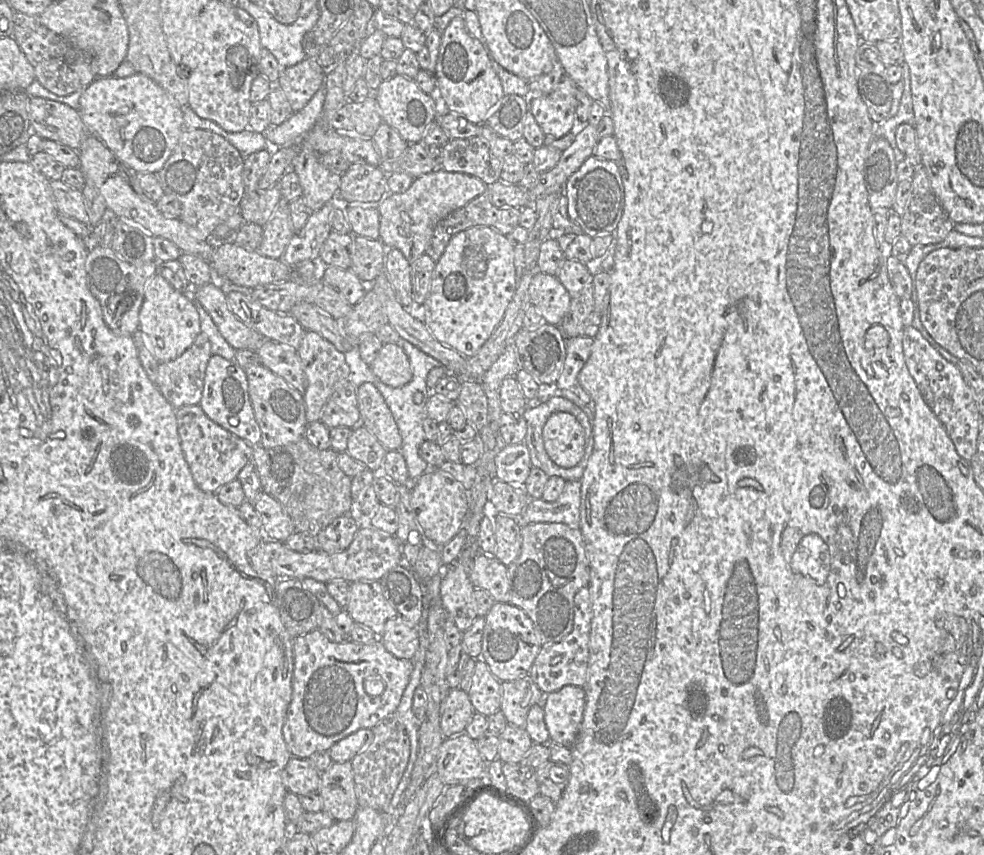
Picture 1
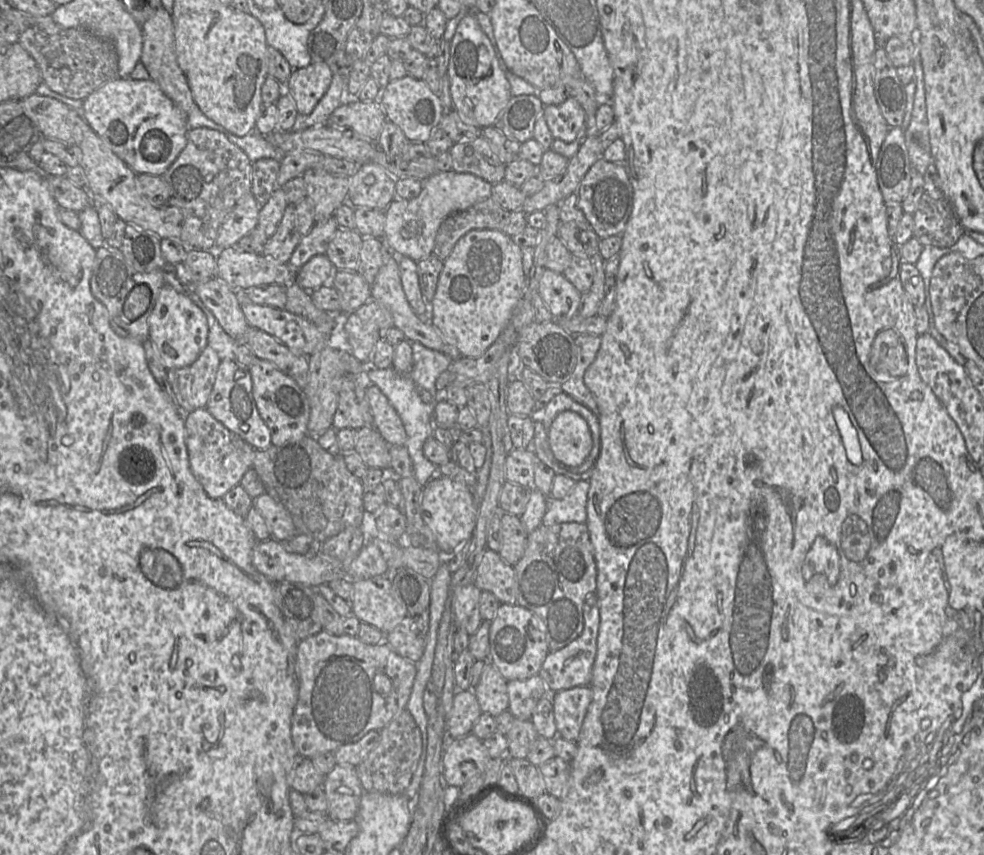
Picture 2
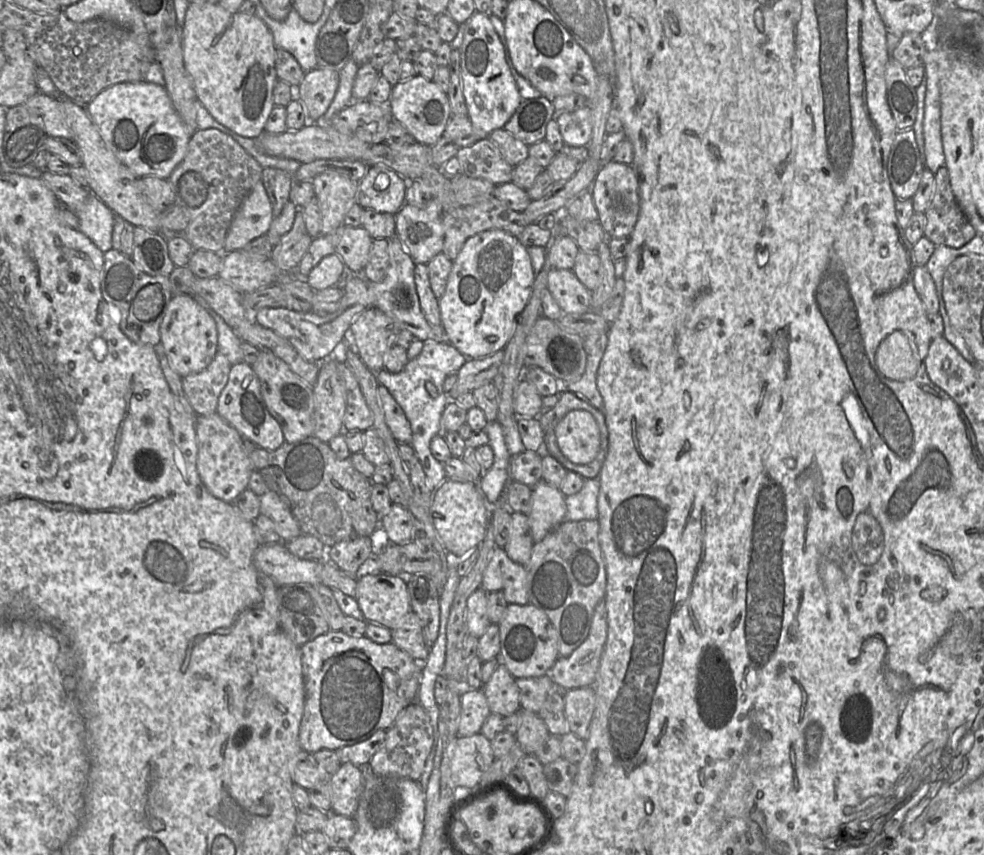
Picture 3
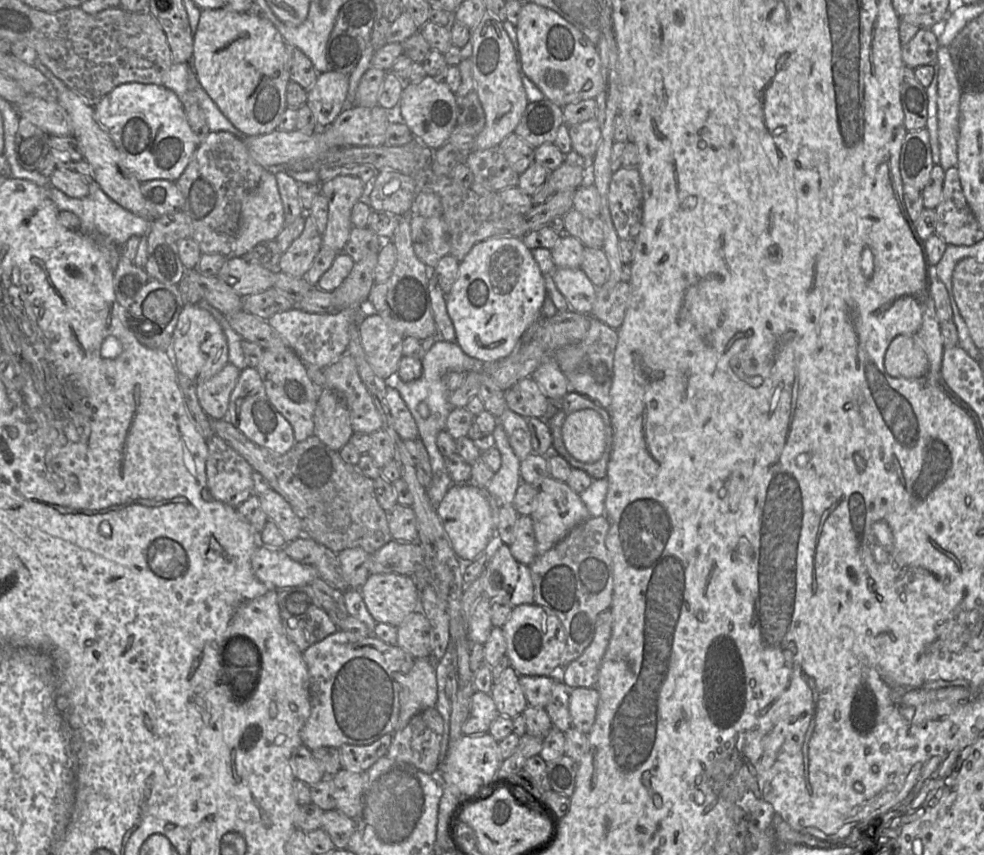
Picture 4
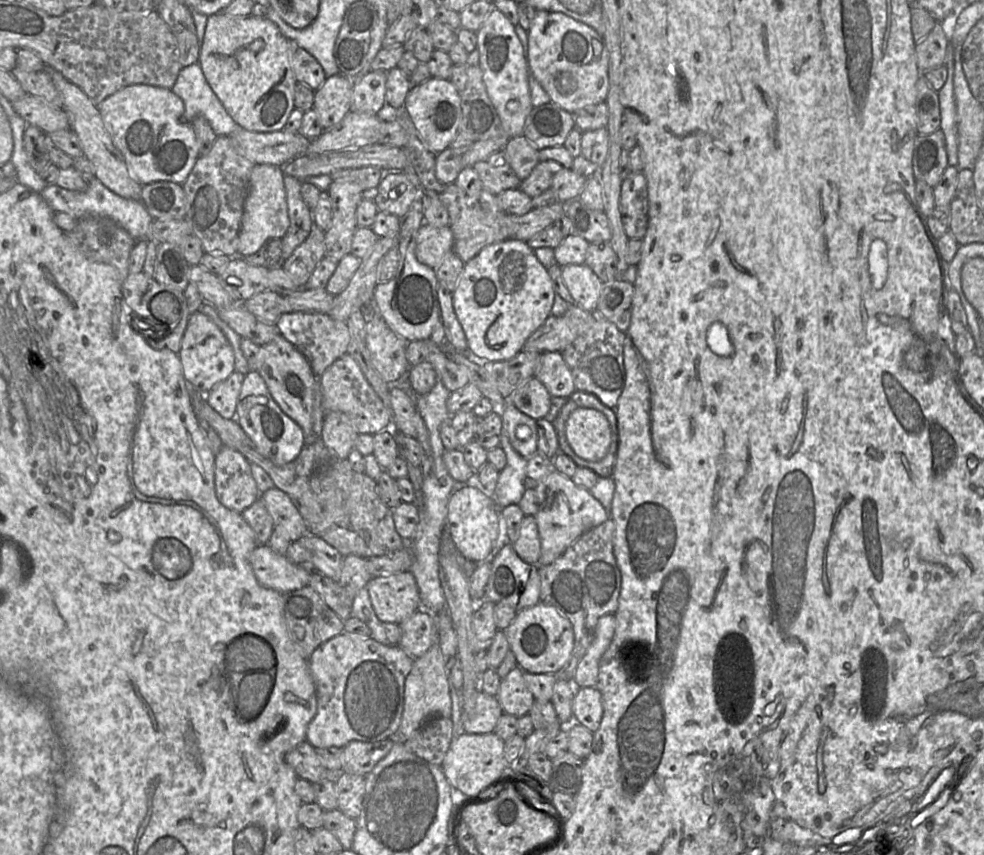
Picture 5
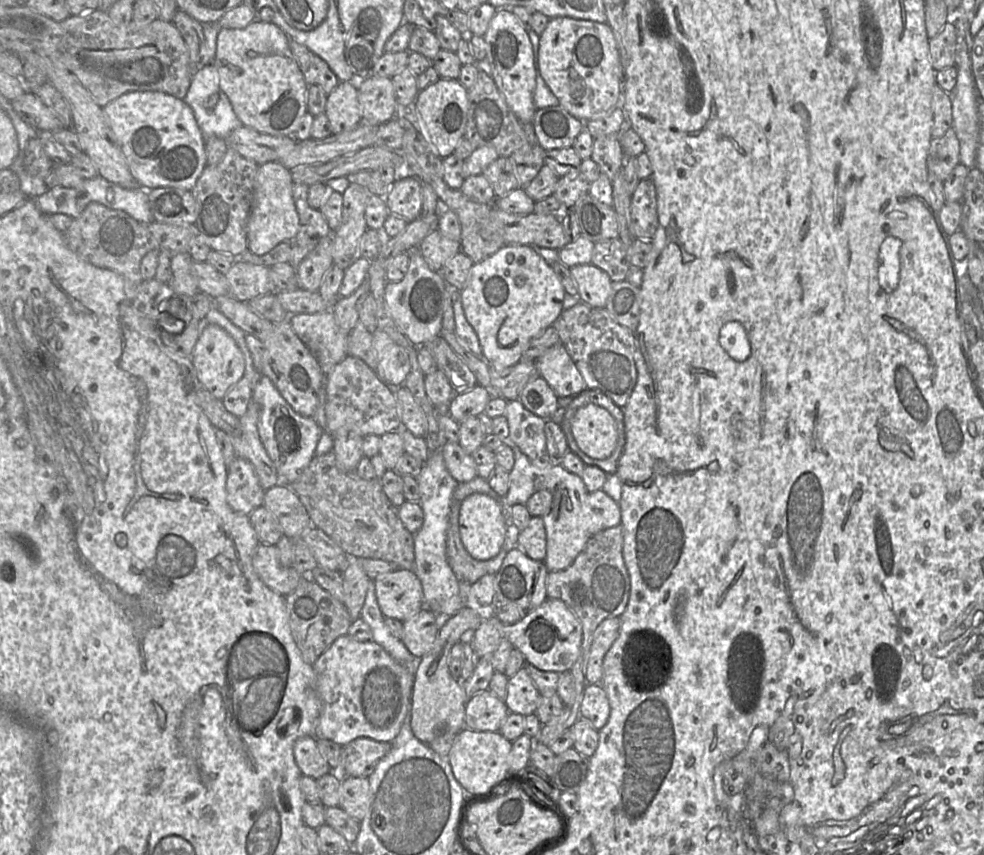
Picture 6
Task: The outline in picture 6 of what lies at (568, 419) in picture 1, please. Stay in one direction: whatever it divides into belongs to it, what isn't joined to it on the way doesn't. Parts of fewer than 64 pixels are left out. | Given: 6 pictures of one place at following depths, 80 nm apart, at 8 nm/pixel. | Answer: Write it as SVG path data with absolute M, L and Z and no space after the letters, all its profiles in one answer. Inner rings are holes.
M595 404L579 408L573 417L571 430L581 451L592 459L610 457L617 446L618 432L614 417Z

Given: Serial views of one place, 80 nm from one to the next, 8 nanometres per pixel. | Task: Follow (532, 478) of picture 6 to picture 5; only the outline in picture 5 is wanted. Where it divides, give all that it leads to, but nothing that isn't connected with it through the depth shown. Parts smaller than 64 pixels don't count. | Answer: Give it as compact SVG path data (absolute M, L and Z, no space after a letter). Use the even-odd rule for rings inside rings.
M500 434L500 447L507 458L505 467L499 472L496 487L492 493L496 504L500 508L517 505L528 487L526 474L527 460L521 457L511 445L505 434Z

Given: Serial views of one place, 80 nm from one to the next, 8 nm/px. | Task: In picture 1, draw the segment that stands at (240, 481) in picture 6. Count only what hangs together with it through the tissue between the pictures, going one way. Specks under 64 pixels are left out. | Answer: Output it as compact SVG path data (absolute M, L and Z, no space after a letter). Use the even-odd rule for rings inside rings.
M199 405L176 409L176 420L185 460L195 483L204 492L215 494L221 486L237 479L242 468L252 460L252 446L209 419Z

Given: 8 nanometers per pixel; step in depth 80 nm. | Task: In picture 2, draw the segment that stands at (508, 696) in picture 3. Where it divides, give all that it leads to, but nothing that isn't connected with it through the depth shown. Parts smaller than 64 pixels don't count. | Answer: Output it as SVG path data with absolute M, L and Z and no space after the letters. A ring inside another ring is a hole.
M486 661L479 683L472 688L482 712L494 717L508 711L508 681L490 661Z

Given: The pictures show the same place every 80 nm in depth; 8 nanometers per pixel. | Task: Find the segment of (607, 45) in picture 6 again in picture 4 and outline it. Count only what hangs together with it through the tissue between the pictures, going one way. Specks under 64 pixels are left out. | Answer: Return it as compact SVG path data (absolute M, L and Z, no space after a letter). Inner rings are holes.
M524 1L515 23L520 70L559 108L595 99L603 90L601 62L596 47L557 13Z

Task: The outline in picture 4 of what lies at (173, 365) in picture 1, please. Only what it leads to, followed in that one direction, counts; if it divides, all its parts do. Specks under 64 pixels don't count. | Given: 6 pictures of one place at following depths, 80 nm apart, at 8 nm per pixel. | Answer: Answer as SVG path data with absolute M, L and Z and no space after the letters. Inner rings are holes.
M228 362L215 376L196 384L196 395L210 419L226 419L230 395L240 370Z

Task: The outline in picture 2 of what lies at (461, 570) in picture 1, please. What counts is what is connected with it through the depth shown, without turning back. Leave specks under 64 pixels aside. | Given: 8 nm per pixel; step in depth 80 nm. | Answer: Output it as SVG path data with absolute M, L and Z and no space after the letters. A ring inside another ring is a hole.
M474 584L452 590L452 610L456 624L469 635L475 634L483 621L479 610L481 592Z

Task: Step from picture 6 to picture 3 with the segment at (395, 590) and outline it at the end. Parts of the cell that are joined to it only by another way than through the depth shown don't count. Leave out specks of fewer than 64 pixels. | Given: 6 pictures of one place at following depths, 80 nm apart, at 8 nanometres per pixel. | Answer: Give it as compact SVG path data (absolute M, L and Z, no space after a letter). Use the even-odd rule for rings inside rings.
M361 572L355 596L363 619L393 630L411 612L406 577Z

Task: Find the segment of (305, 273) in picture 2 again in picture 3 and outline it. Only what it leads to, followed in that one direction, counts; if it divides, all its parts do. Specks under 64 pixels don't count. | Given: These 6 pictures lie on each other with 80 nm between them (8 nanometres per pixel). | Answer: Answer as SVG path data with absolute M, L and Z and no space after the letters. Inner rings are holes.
M336 253L324 257L308 274L306 282L315 291L340 284L346 276L346 267Z

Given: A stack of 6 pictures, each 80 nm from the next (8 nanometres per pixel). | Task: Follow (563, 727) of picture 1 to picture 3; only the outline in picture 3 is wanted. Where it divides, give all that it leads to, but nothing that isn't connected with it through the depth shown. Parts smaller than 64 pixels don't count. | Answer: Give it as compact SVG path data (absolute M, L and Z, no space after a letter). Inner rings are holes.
M582 687L563 691L565 717L570 732L586 740L595 705L593 687Z

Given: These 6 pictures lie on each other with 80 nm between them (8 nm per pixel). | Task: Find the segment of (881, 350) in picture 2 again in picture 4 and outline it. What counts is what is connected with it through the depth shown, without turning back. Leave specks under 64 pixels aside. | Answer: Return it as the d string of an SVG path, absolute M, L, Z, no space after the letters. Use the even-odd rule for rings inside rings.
M899 335L889 344L884 367L891 377L918 377L929 373L927 355L917 339Z

